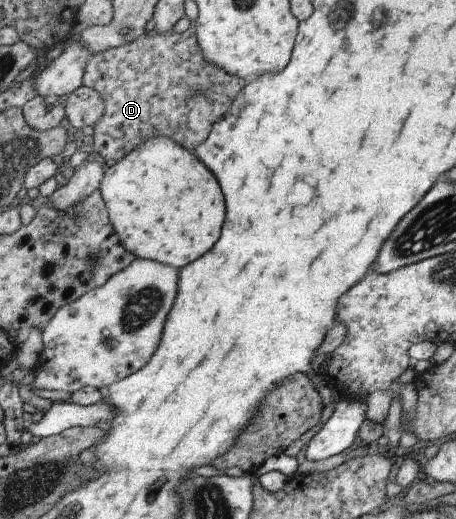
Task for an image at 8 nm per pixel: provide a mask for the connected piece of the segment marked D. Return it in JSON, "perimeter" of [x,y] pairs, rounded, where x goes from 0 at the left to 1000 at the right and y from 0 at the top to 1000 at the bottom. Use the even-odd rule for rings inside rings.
{"perimeter":[[[421,44],[408,58],[395,64],[384,66],[377,58],[357,64],[340,64],[336,69],[311,64],[303,75],[289,77],[285,83],[208,100],[189,118],[178,156],[180,164],[186,168],[206,171],[226,193],[226,222],[204,239],[204,260],[195,270],[200,270],[204,289],[228,304],[232,312],[259,312],[265,304],[272,304],[274,297],[281,297],[292,285],[298,285],[303,276],[311,276],[320,268],[333,264],[364,264],[377,268],[377,274],[404,283],[408,289],[421,291],[432,277],[439,277],[439,274],[456,262],[465,239],[487,225],[491,218],[500,216],[500,208],[513,204],[518,181],[535,166],[531,152],[496,145],[489,137],[482,137],[445,118],[439,94],[432,92],[430,85],[428,44]]]}

